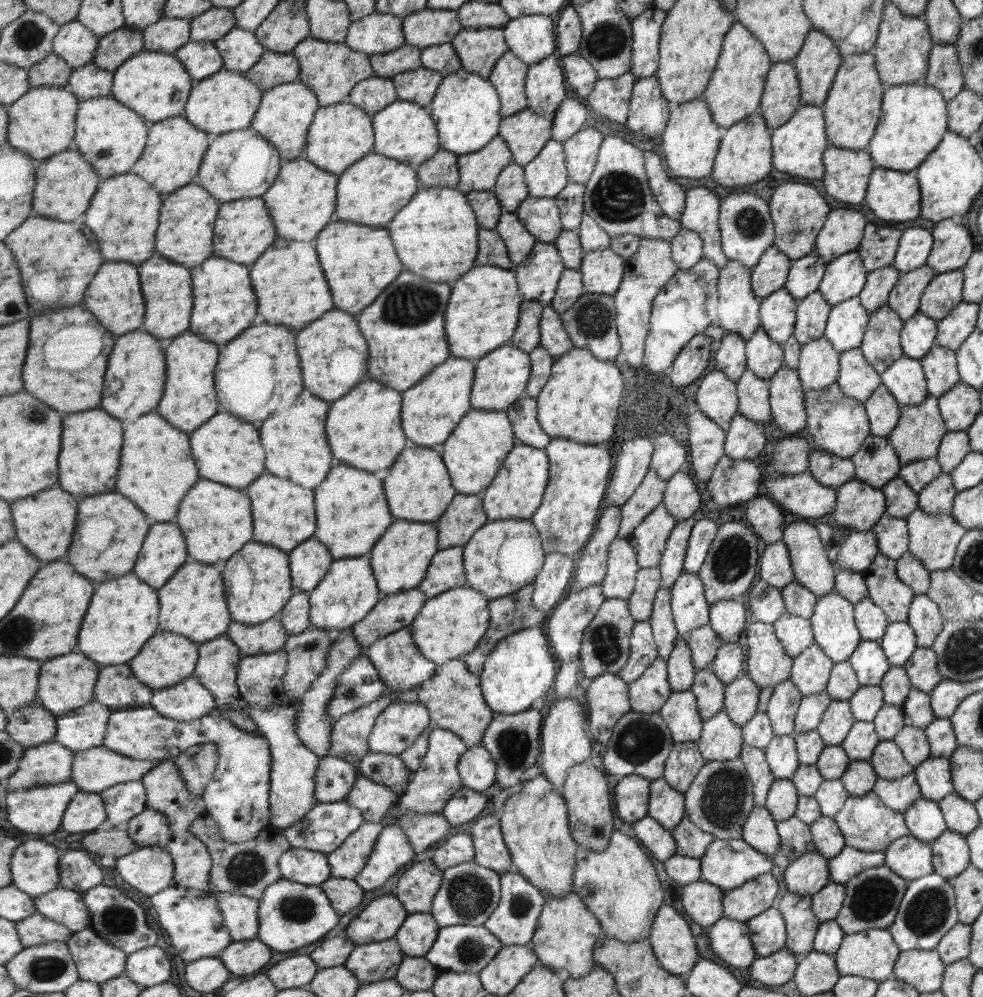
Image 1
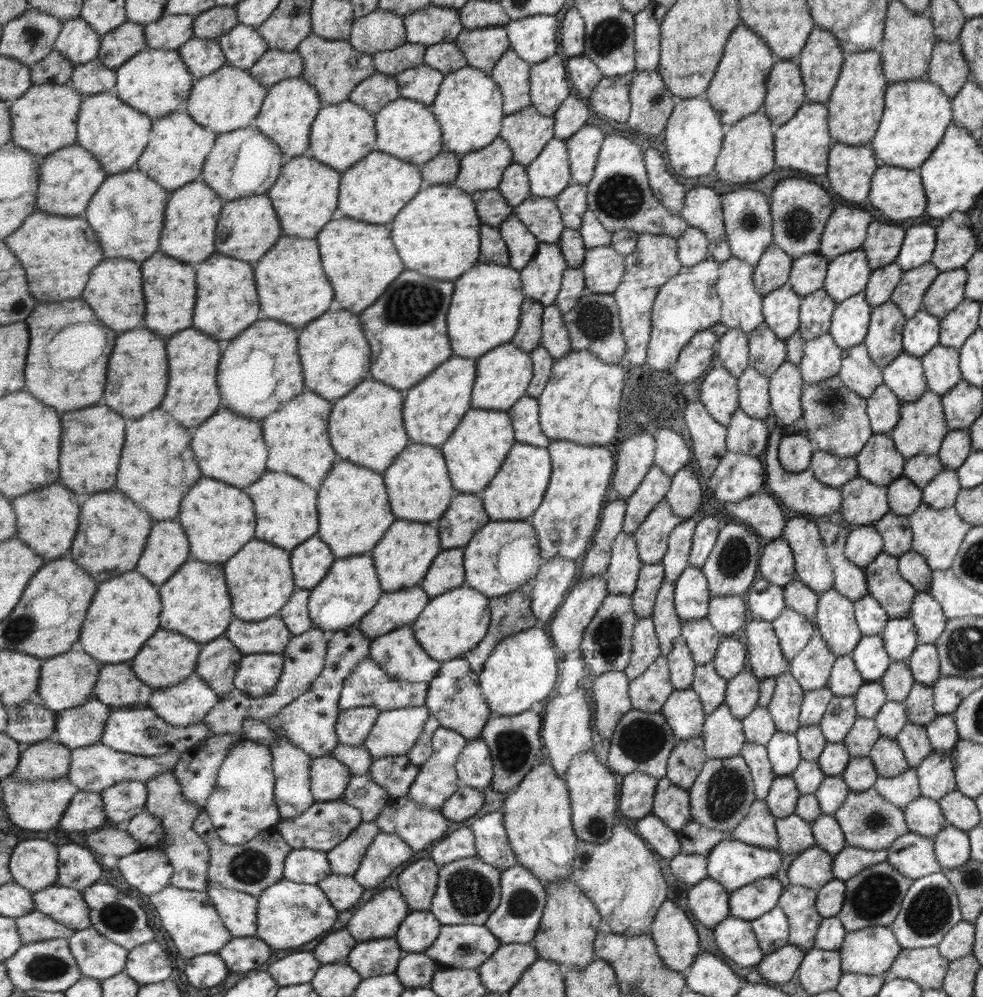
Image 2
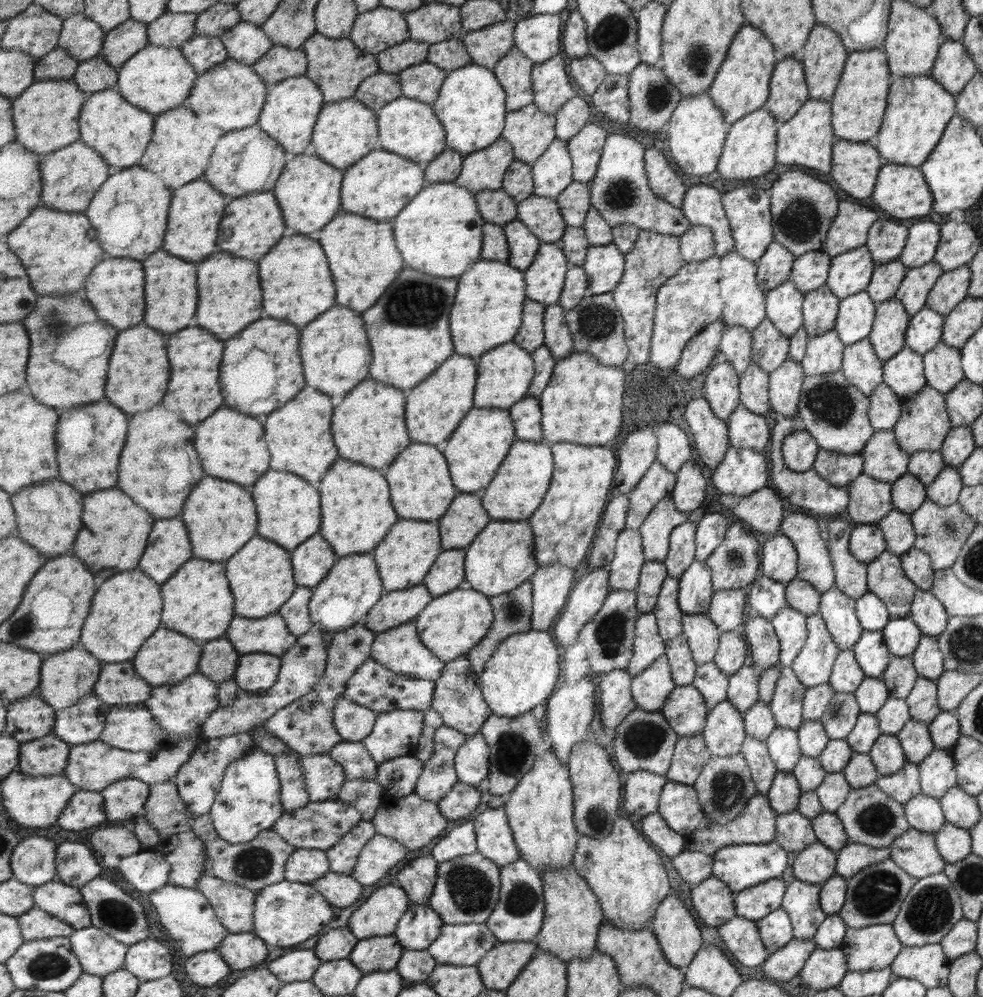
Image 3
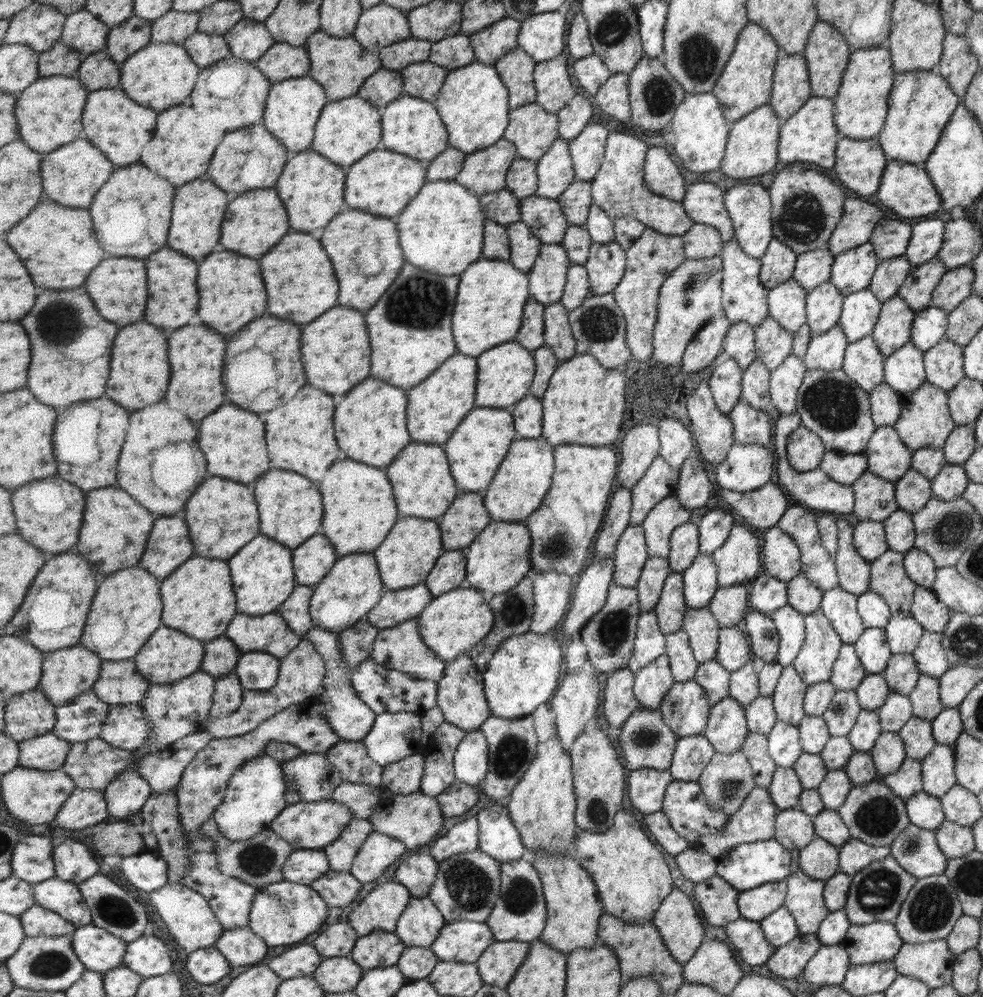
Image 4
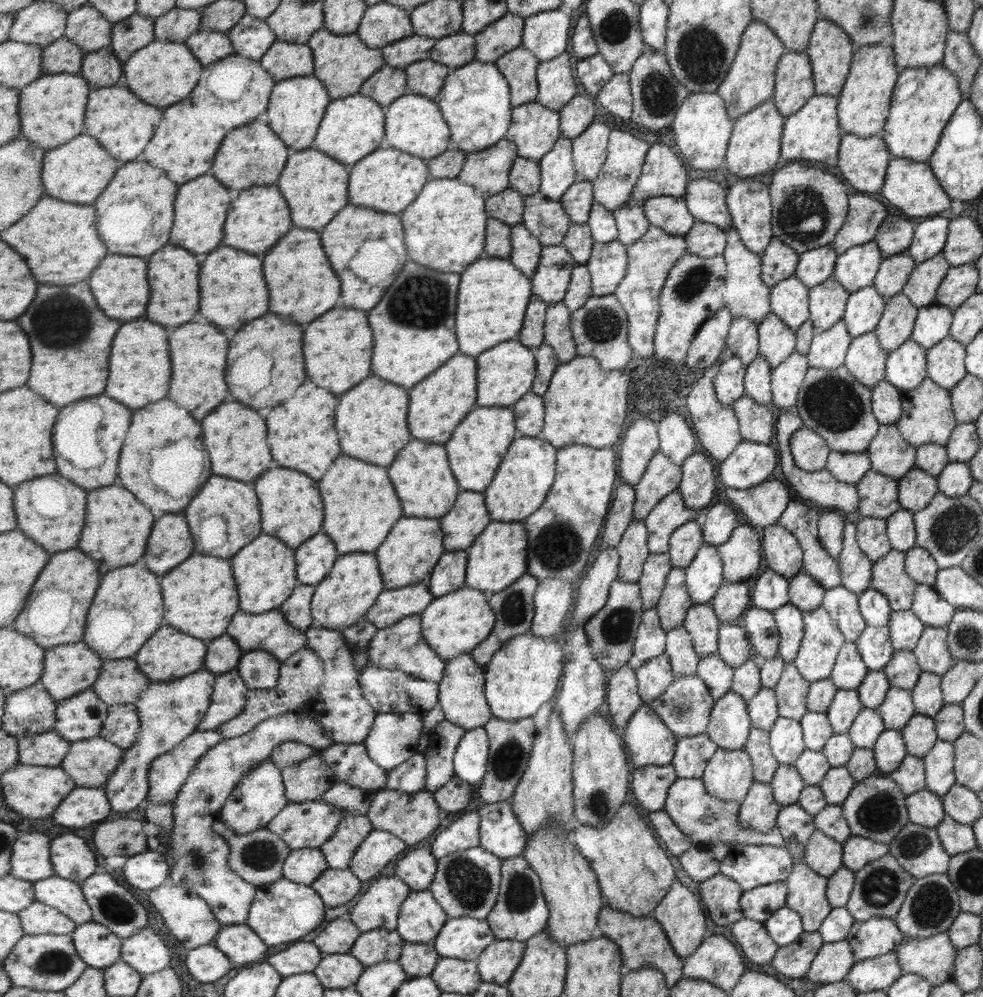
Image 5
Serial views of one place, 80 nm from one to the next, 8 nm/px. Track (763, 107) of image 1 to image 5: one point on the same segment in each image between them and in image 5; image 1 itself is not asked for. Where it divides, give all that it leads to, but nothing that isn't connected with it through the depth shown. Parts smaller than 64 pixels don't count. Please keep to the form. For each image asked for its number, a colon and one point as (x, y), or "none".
2: (785, 94)
3: (787, 90)
4: (790, 89)
5: (793, 80)

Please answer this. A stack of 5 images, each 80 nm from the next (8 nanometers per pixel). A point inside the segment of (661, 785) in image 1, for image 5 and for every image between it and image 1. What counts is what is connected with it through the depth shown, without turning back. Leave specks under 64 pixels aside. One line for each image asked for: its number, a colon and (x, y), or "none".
2: (673, 805)
3: (680, 806)
4: (685, 804)
5: (708, 820)

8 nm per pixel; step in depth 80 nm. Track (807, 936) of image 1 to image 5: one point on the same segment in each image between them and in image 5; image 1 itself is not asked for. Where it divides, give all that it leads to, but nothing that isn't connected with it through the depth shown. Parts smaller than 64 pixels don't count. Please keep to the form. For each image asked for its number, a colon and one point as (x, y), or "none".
2: (798, 904)
3: (801, 901)
4: (805, 896)
5: (806, 890)

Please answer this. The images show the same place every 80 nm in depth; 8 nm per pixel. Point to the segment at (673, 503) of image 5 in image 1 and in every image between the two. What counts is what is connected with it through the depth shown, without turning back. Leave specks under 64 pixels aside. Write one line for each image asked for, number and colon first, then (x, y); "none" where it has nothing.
1: (651, 538)
2: (653, 537)
3: (657, 530)
4: (669, 514)

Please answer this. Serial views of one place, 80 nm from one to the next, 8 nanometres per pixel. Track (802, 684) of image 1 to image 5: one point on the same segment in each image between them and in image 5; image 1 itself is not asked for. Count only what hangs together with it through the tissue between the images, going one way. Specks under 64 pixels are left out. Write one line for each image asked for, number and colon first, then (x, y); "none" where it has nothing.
2: (811, 667)
3: (812, 665)
4: (813, 663)
5: (821, 639)

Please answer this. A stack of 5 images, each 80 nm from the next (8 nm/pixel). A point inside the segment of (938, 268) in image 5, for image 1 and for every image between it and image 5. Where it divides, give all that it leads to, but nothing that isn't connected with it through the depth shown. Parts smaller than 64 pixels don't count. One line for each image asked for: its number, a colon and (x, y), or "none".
1: (903, 298)
2: (907, 295)
3: (916, 282)
4: (915, 290)

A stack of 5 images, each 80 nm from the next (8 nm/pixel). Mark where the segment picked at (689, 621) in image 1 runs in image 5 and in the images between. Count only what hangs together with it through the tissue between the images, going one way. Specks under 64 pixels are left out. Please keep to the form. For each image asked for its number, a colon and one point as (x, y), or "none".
2: (693, 595)
3: (696, 586)
4: (701, 581)
5: (705, 575)

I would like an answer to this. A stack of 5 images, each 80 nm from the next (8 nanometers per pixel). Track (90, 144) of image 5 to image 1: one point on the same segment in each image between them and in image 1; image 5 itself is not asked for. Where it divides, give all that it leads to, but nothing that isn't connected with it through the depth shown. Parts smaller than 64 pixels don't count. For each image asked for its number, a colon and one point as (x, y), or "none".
1: (66, 183)
2: (70, 177)
3: (72, 176)
4: (73, 175)

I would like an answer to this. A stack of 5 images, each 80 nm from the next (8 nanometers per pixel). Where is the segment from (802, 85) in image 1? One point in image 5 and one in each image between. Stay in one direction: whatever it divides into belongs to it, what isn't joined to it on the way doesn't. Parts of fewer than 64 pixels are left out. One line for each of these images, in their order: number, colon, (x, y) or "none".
2: (820, 59)
3: (823, 58)
4: (826, 54)
5: (829, 51)

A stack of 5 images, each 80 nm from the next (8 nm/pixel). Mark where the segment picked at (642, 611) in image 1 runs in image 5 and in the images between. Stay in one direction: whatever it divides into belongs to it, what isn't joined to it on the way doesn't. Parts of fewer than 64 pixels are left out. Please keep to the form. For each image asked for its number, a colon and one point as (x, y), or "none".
2: (652, 576)
3: (654, 573)
4: (652, 581)
5: (657, 567)

